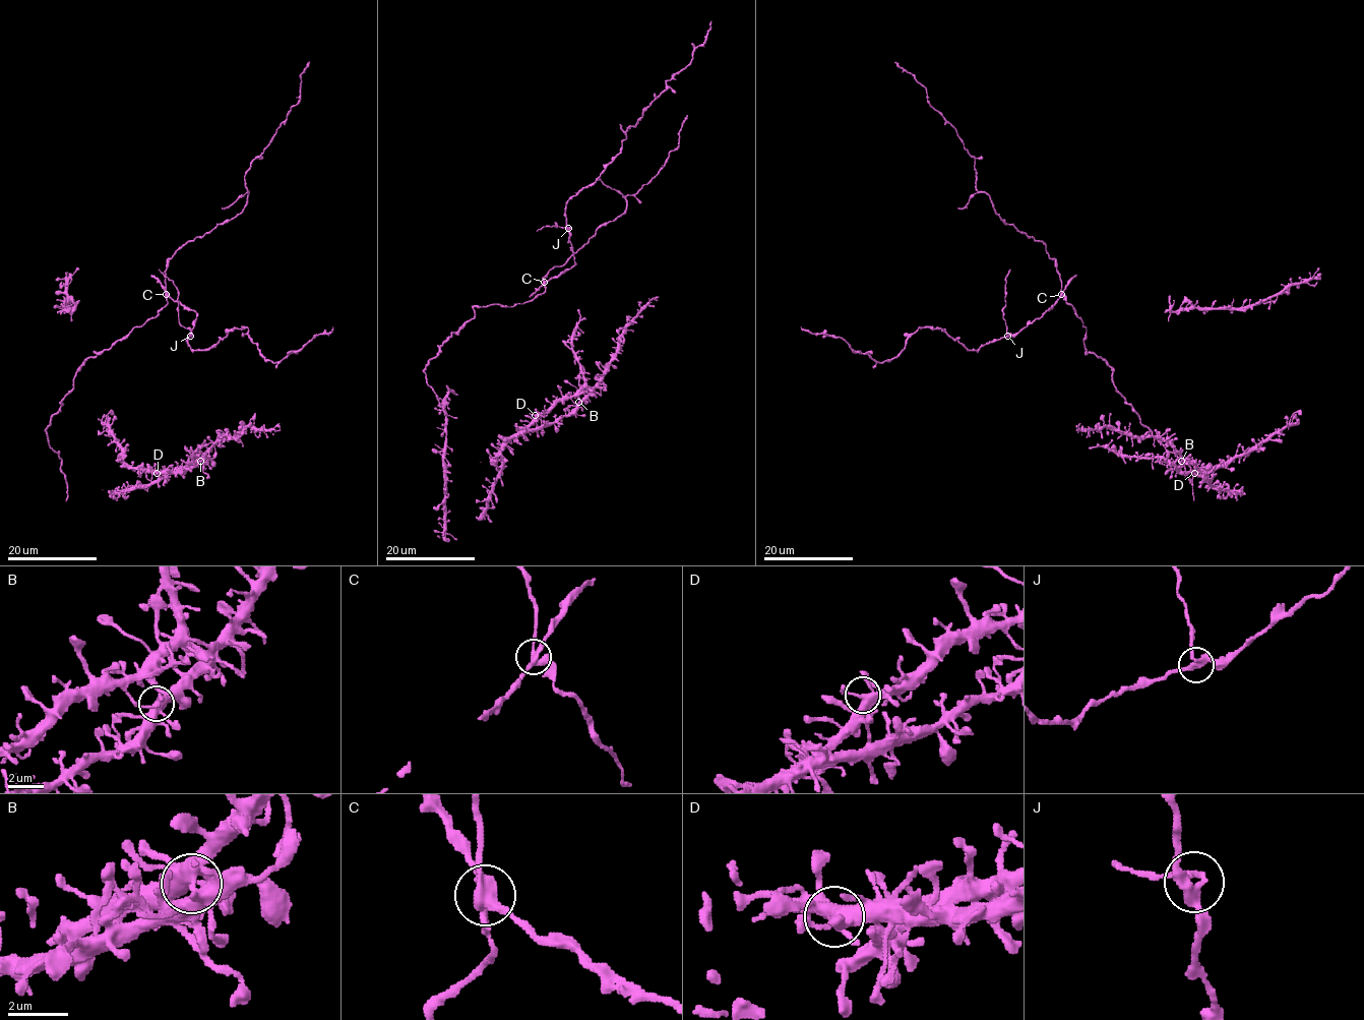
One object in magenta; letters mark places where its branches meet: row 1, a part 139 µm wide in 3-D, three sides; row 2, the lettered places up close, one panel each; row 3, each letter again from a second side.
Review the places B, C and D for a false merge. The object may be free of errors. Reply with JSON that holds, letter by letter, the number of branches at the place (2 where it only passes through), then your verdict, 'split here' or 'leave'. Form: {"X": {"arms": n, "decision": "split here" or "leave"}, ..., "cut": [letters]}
{"B": {"arms": 4, "decision": "leave"}, "C": {"arms": 4, "decision": "split here"}, "D": {"arms": 4, "decision": "leave"}, "cut": ["C"]}

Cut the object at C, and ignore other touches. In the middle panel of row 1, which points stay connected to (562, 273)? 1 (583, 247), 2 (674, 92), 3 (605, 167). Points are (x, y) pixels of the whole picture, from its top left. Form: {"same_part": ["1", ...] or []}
{"same_part": ["2", "3"]}

